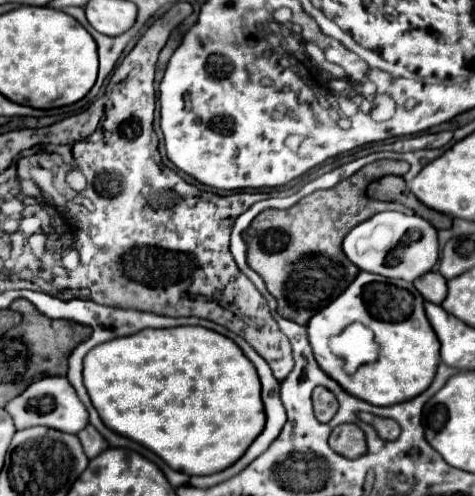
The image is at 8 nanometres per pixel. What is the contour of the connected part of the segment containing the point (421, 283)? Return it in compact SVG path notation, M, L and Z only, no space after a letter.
M429 271L421 277L417 277L413 281L415 289L431 303L443 303L443 299L447 297L447 279L441 277L441 273L435 273L435 271Z

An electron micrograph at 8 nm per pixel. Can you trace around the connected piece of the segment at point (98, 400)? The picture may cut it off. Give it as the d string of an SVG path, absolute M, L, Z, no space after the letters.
M205 327L143 329L141 333L97 345L85 357L83 383L101 421L111 431L141 443L157 453L173 471L185 475L213 475L231 467L265 425L255 367L229 337Z

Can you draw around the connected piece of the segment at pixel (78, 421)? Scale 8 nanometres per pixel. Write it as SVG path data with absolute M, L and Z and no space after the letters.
M43 377L35 383L31 383L29 389L25 389L21 395L13 397L13 401L9 401L9 405L5 405L5 411L9 411L9 415L15 423L15 429L43 425L43 427L51 427L51 429L75 435L81 429L85 429L85 425L89 423L85 405L79 401L75 389L71 387L71 383L65 377Z

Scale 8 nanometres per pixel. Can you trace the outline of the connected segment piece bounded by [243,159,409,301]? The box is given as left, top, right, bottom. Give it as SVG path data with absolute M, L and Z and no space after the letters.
M381 159L381 161L375 161L375 163L363 167L353 177L343 179L333 189L315 191L315 193L303 197L297 205L293 205L287 211L269 209L269 211L259 213L251 221L247 231L243 233L243 239L249 247L249 255L247 255L249 267L263 277L269 293L277 299L277 269L285 269L285 265L289 265L289 269L297 269L297 265L301 265L301 261L313 261L313 269L317 269L317 265L321 265L321 273L325 273L325 277L321 277L321 281L325 281L325 285L321 285L321 293L317 293L317 297L321 297L321 301L331 301L331 293L333 293L333 299L337 299L349 287L349 283L353 283L353 279L359 273L359 269L347 259L347 255L341 249L345 235L355 225L363 223L365 219L373 217L379 211L409 213L409 209L401 203L385 203L385 201L367 199L367 195L365 195L367 185L373 179L379 179L387 173L405 175L407 171L409 171L409 163L405 163L405 161Z

